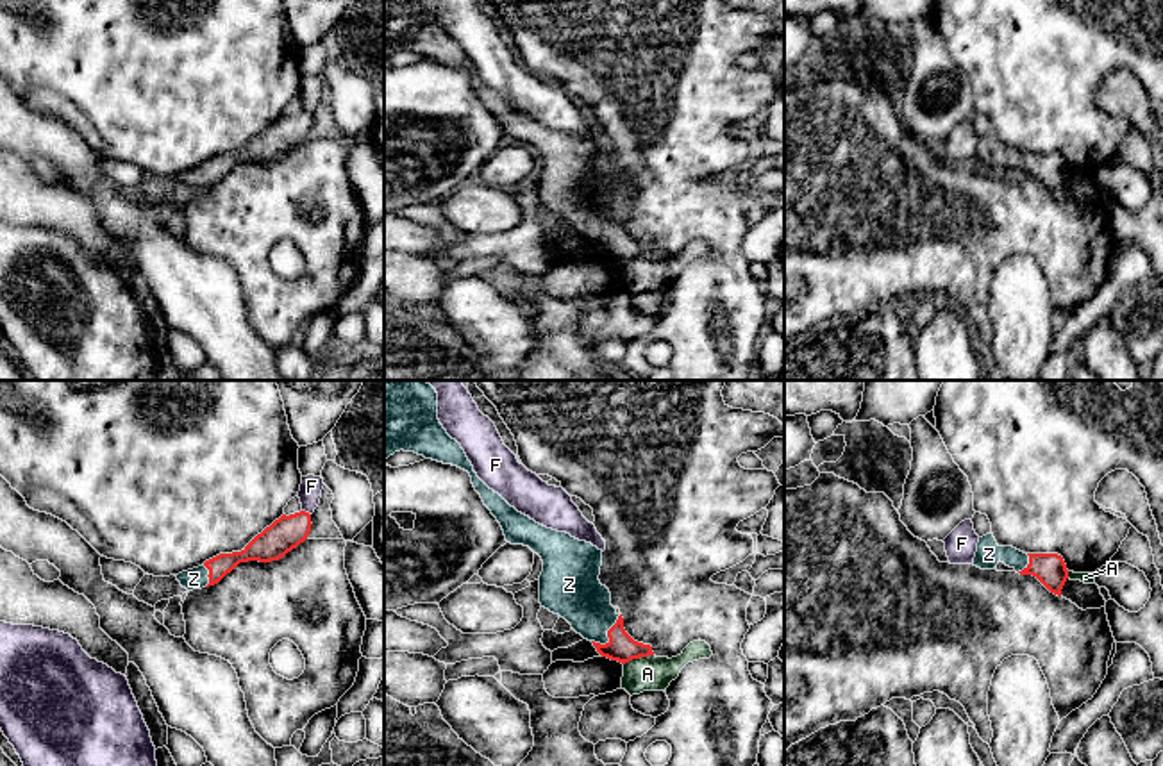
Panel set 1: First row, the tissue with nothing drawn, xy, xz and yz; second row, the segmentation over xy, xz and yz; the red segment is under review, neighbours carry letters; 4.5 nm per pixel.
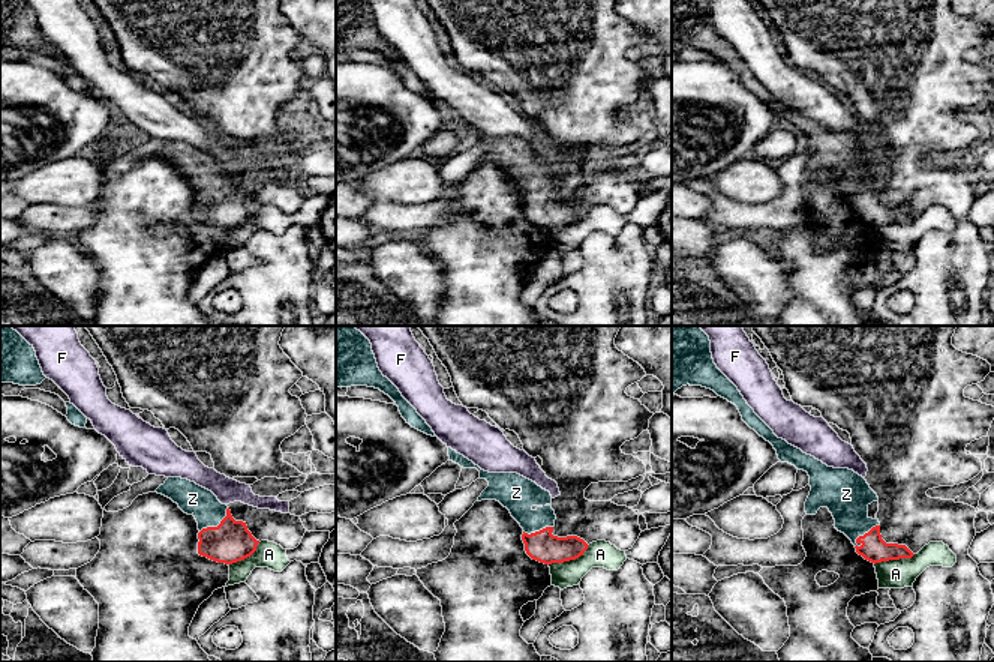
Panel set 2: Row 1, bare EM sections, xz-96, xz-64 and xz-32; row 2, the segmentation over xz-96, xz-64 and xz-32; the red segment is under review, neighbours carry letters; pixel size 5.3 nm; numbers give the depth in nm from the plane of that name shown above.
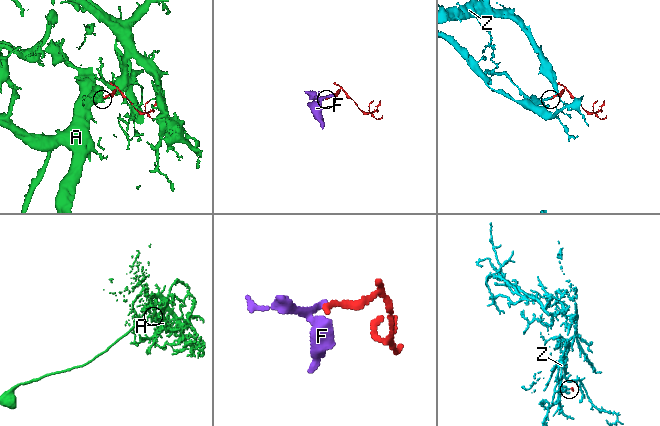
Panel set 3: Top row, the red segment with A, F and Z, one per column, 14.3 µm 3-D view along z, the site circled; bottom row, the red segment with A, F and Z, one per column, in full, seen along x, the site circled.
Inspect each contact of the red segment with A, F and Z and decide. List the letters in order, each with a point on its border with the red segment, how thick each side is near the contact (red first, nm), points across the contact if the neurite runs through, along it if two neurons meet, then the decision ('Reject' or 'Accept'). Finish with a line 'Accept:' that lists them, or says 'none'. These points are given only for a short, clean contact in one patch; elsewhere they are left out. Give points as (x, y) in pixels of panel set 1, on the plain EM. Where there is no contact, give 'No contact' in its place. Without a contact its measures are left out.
A: Touches red at xz (638, 258). Thickness 120 nm (red) against 160 nm. Boundary: xz (652, 254), (633, 258), (624, 265). Reject
F: Touches red at xy (304, 111). Thickness 150 nm (red) against 100 nm. Boundary: xy (302, 109), (309, 115). Reject
Z: Touches red at xz (608, 236). Thickness 120 nm (red) against 240 nm. Path across: xz (622, 247), (608, 236), (576, 193). Accept
Accept: Z

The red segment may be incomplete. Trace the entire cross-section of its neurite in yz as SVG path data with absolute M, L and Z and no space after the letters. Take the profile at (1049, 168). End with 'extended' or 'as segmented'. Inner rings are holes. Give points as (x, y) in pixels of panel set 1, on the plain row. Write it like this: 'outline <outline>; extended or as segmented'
outline M993 134L979 137L974 166L993 170L999 162L1013 168L1020 175L1036 177L1050 193L1061 196L1068 179L1068 170L1058 154L1024 154L1013 146L999 146Z; extended

